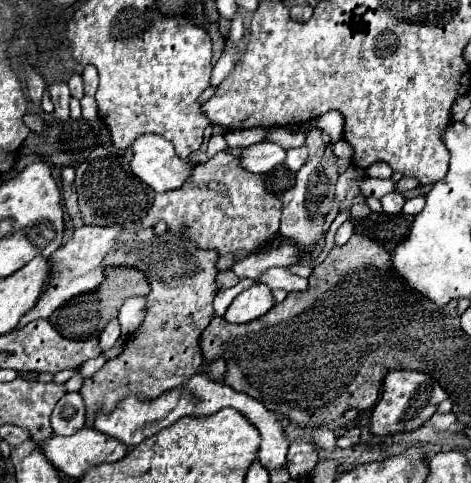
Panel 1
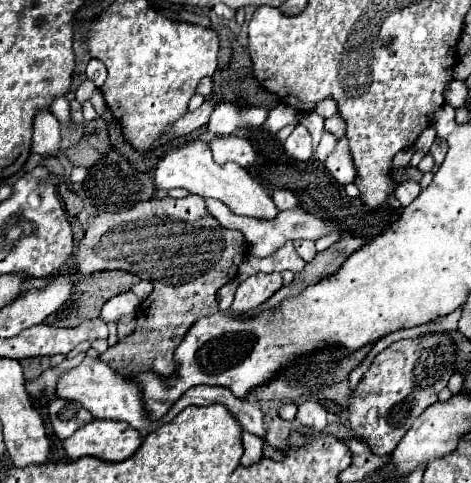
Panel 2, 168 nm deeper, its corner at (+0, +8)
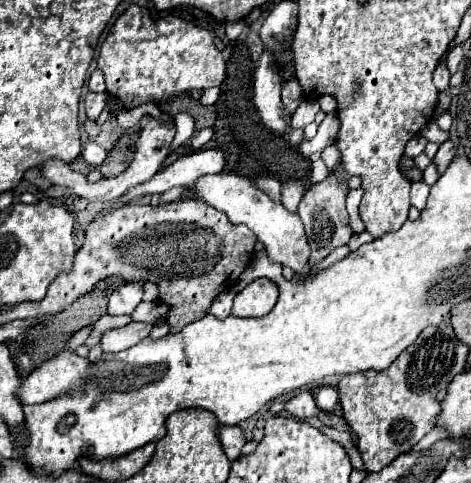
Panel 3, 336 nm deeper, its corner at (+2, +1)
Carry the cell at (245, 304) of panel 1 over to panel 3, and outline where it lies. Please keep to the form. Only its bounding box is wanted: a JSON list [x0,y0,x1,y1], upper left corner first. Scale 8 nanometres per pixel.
[233,279,279,317]

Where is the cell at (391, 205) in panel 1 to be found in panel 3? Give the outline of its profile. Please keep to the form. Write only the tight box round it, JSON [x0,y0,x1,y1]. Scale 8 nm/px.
[411,181,429,211]

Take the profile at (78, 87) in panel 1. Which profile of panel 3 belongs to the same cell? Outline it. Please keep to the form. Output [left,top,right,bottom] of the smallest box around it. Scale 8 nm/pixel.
[85,91,107,119]

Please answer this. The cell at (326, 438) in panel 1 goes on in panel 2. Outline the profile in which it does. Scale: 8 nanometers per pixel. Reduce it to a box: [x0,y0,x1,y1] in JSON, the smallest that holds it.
[297,396,327,432]

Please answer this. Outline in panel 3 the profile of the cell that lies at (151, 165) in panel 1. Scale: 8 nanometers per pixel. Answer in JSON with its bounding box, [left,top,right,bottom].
[191,171,309,273]

